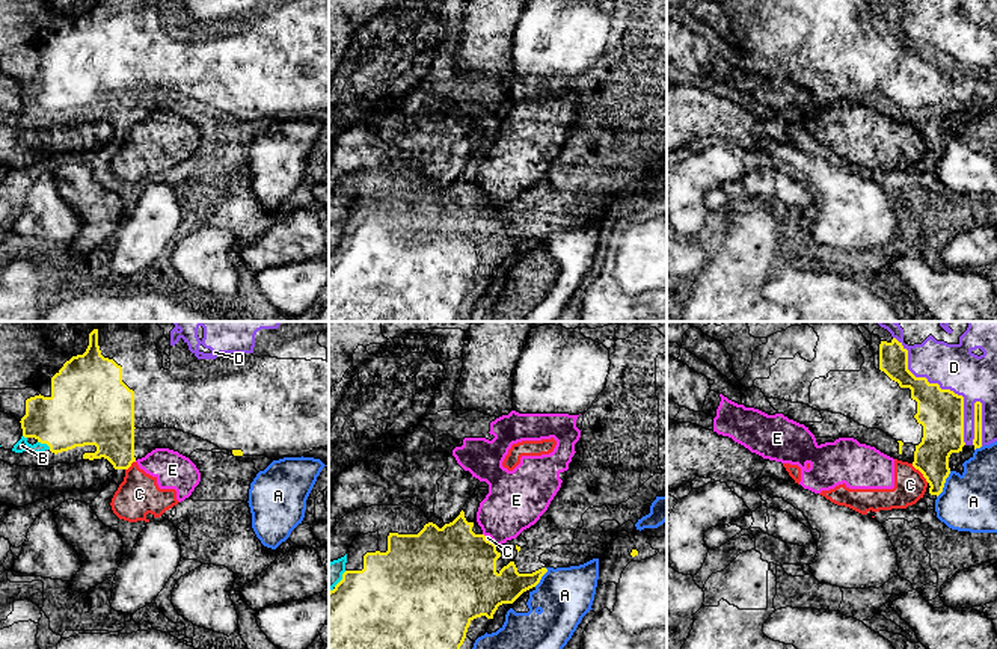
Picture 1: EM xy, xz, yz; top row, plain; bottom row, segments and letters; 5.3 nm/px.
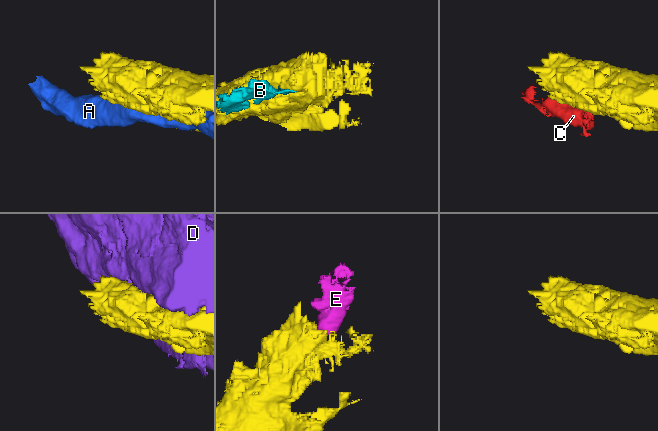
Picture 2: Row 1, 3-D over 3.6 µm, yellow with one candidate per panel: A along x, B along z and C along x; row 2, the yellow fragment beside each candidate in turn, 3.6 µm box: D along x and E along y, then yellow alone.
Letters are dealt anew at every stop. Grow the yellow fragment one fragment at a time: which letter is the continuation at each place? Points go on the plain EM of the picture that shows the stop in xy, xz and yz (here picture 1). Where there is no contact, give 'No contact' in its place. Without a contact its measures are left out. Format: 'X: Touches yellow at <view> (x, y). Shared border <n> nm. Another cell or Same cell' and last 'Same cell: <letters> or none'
A: Touches yellow at yz (943, 147). Shared border 160 nm. Another cell
B: Touches yellow at xy (44, 104). Shared border 80 nm. Another cell
C: Touches yellow at yz (920, 133). Shared border 140 nm. Another cell
D: Touches yellow at yz (944, 52). Shared border 700 nm. Another cell
E: Touches yellow at xz (493, 206). Shared border 40 nm. Another cell
Same cell: none

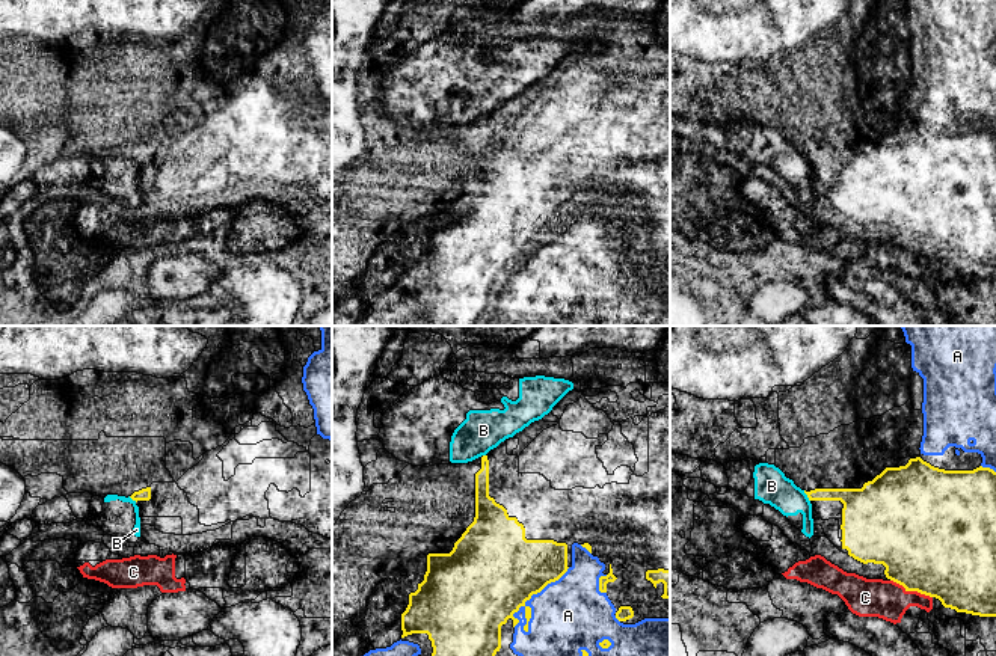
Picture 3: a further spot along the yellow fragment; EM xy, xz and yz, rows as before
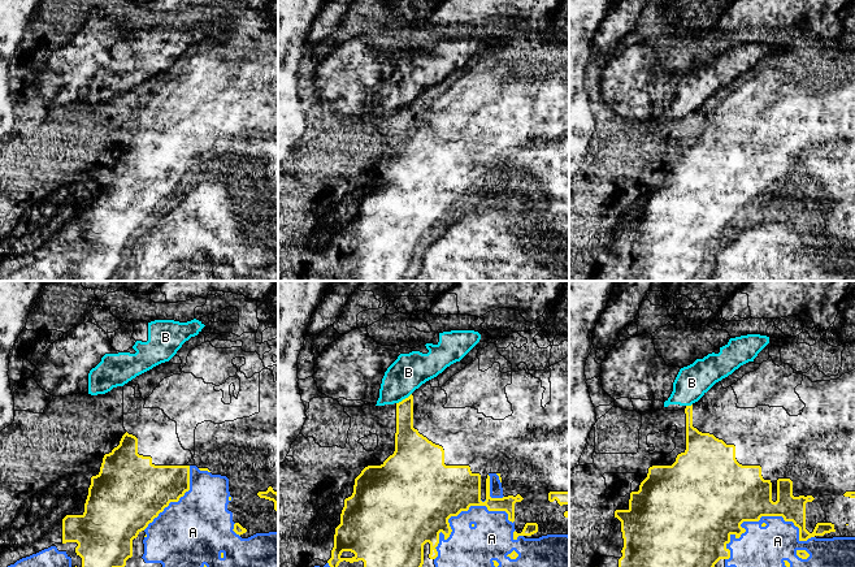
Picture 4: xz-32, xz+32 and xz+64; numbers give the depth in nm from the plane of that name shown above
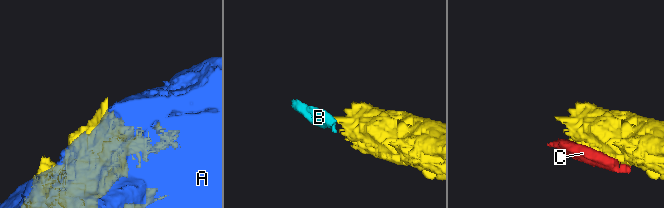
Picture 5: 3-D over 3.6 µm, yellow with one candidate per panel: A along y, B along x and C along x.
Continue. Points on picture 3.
A: Touches yellow at xz (534, 255). Shared border 440 nm. Another cell
B: Touches yellow at yz (808, 159). Shared border 70 nm. Another cell
C: Touches yellow at yz (912, 252). Shared border 240 nm. Another cell
Same cell: none

